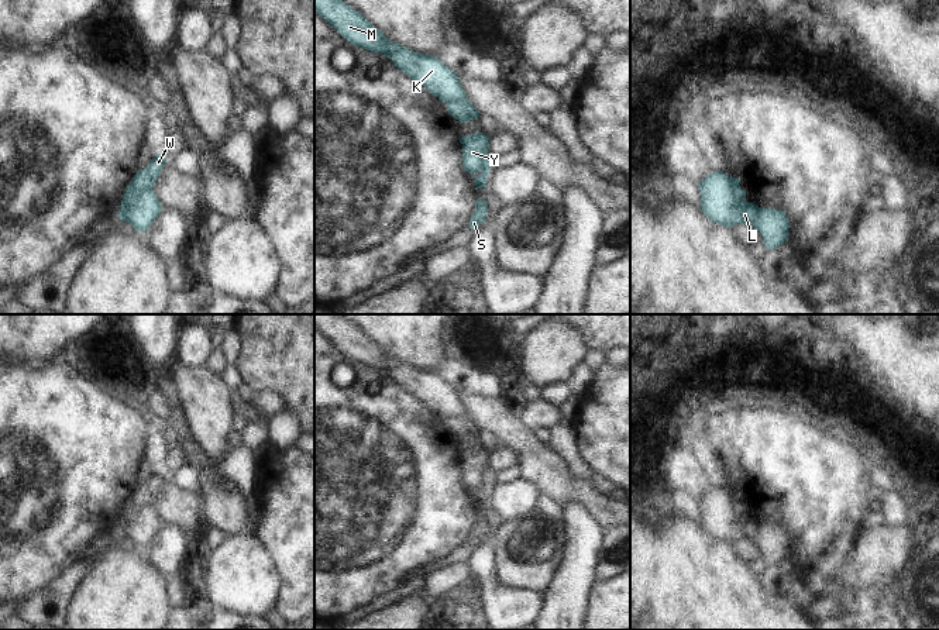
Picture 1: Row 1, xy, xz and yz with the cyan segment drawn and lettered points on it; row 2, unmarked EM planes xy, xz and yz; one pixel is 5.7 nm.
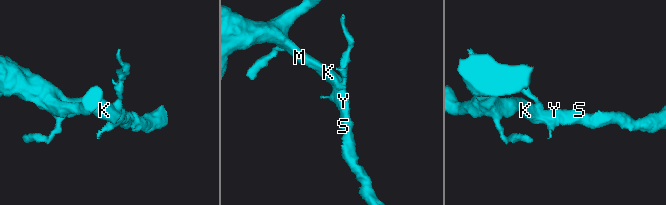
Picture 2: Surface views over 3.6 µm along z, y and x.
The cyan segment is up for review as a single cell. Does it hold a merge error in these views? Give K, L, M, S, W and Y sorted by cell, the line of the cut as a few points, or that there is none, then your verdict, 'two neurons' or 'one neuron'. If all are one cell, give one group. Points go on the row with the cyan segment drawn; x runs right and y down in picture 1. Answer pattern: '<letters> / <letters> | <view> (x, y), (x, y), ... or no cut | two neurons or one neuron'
K L M S Y / W | yz (729, 178), (733, 195), (742, 200) | two neurons

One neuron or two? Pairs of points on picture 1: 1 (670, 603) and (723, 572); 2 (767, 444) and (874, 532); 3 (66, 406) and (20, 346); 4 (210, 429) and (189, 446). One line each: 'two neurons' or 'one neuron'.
1: one neuron
2: two neurons
3: two neurons
4: two neurons

